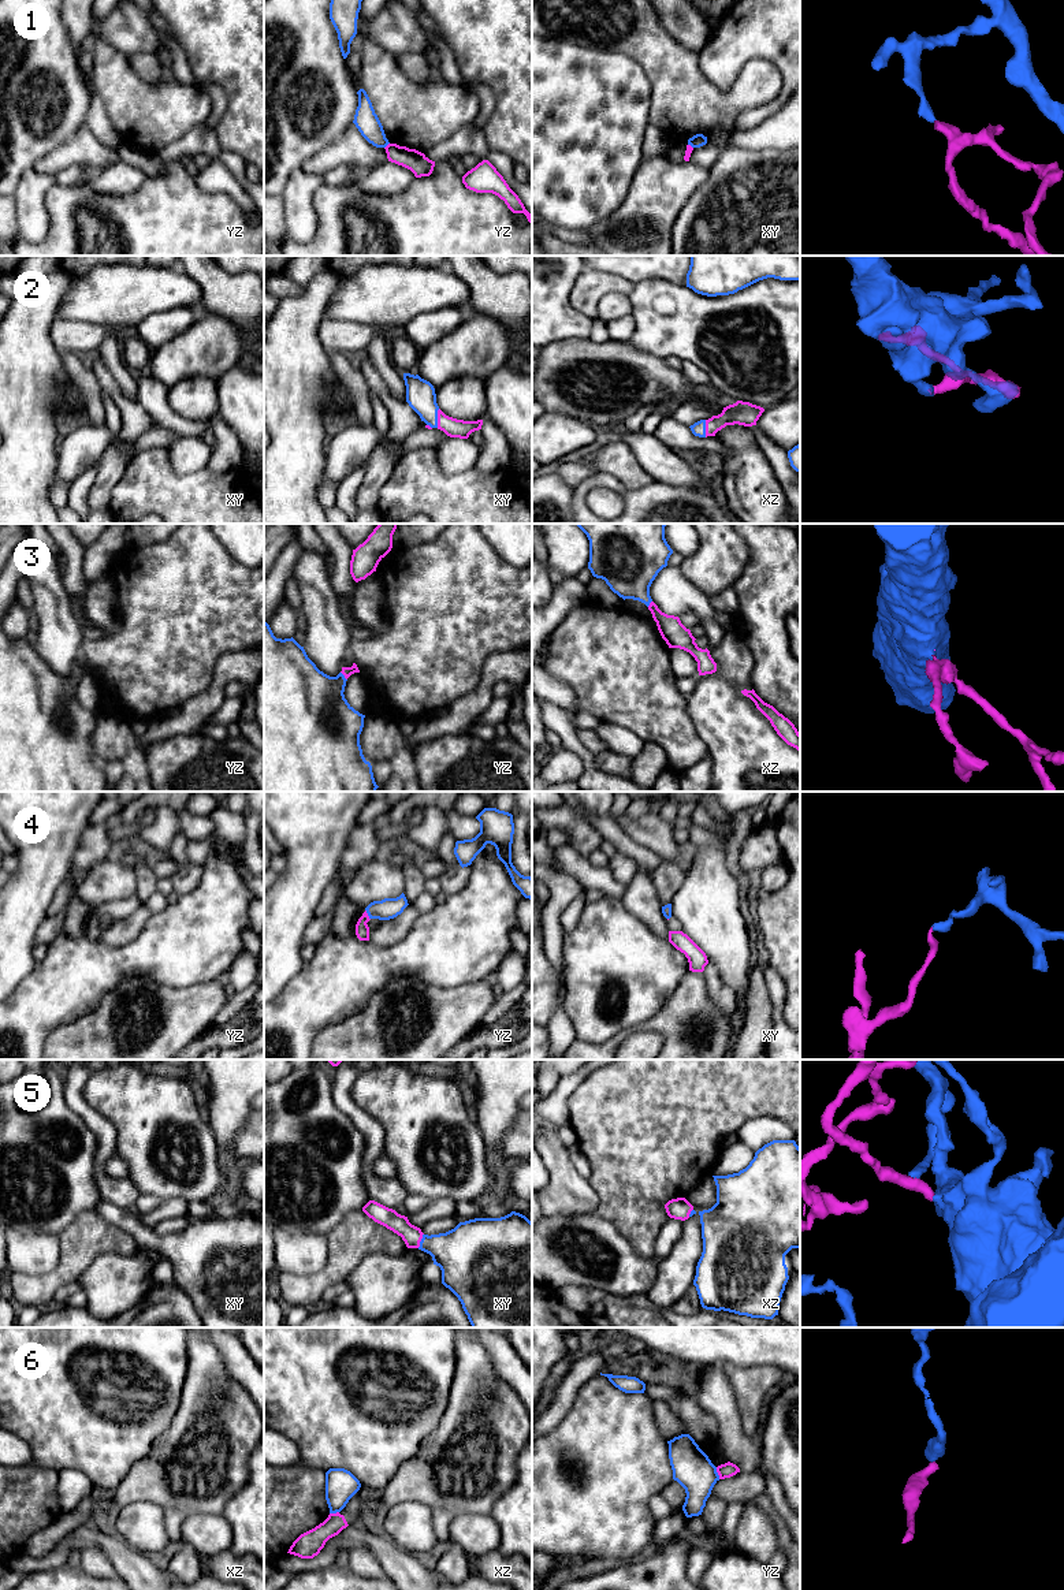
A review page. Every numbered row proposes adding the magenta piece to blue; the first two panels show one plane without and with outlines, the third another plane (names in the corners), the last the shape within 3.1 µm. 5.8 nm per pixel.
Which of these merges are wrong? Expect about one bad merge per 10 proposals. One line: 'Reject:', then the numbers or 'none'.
Reject: 1, 6

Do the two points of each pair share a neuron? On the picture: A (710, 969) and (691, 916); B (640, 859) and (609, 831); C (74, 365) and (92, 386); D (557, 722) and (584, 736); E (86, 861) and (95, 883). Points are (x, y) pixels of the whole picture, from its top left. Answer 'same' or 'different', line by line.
A: different
B: same
C: same
D: different
E: different

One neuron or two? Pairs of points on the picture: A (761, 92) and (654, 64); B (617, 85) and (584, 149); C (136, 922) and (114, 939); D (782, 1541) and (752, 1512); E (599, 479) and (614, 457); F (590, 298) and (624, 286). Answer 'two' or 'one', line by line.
A: one
B: one
C: one
D: two
E: two
F: one

